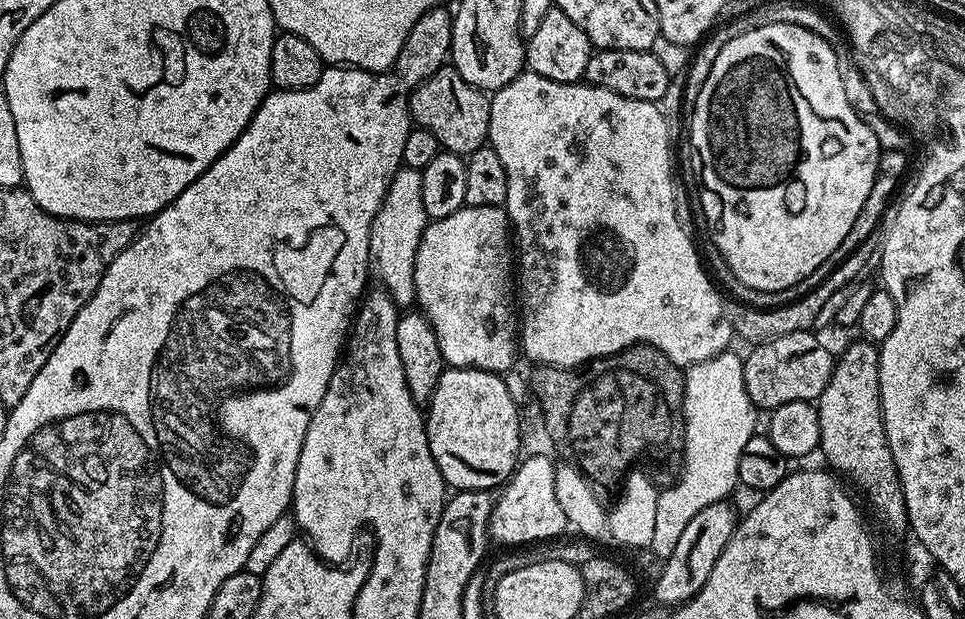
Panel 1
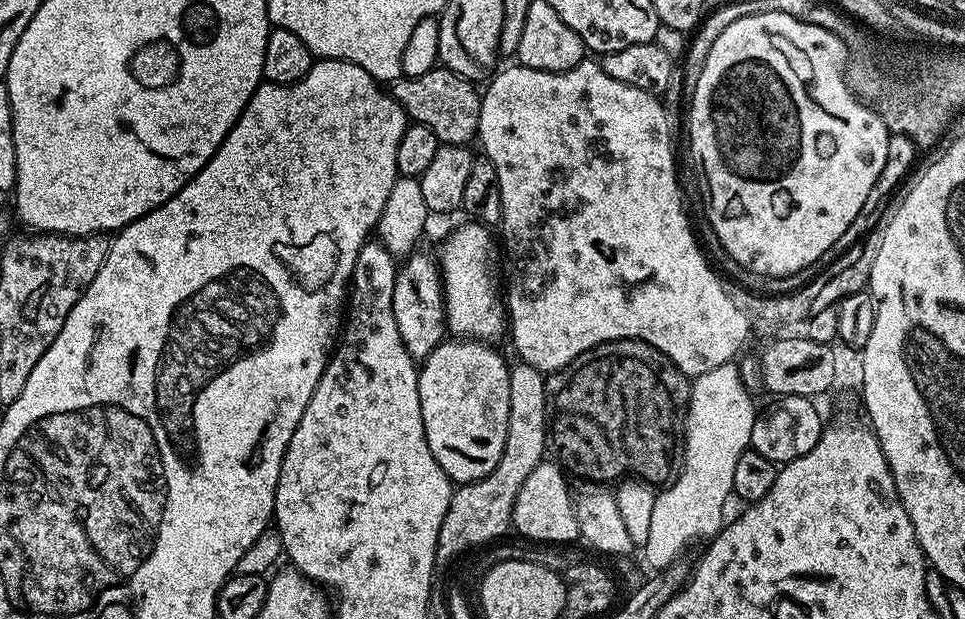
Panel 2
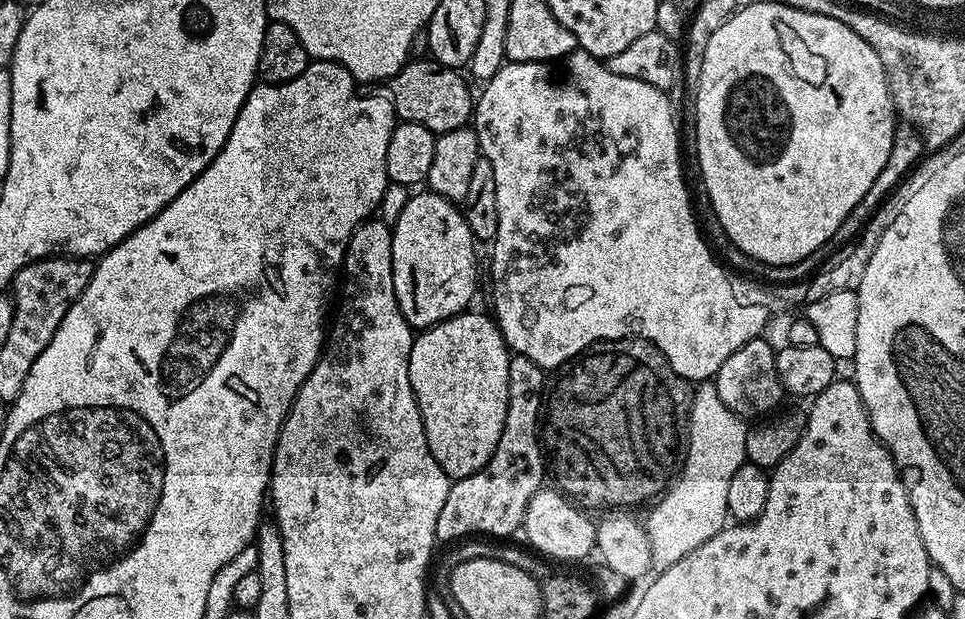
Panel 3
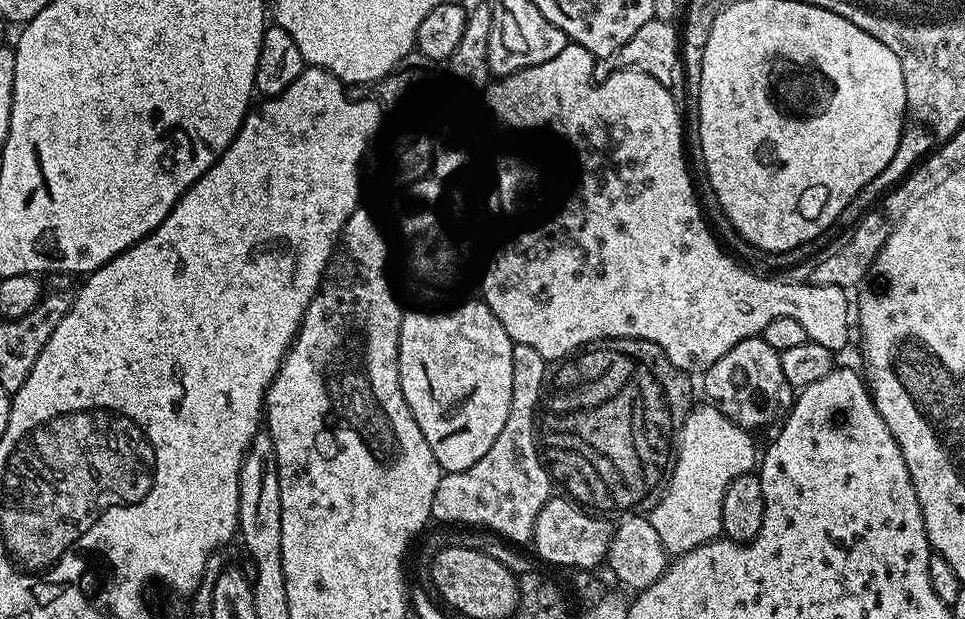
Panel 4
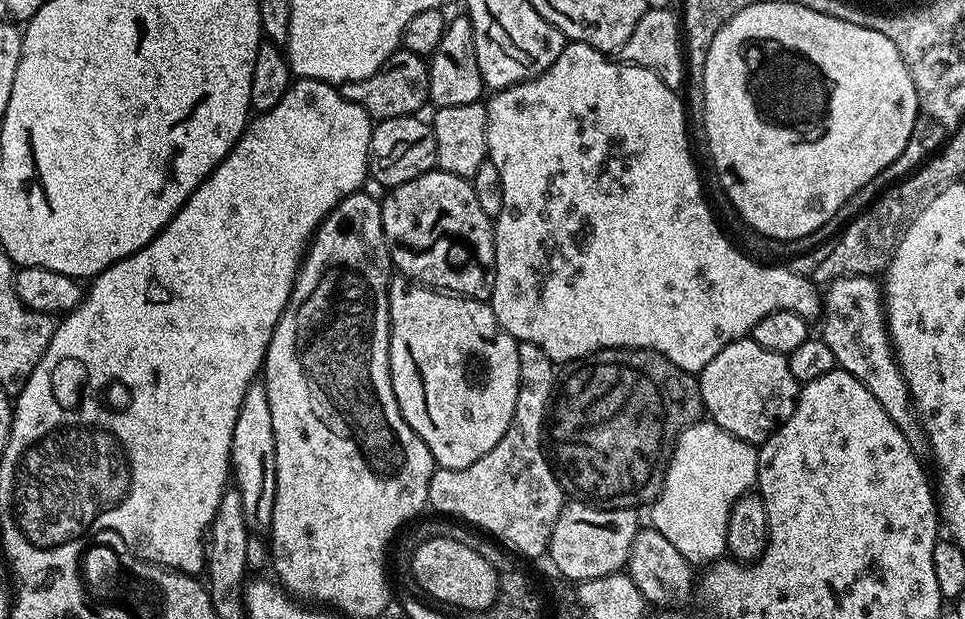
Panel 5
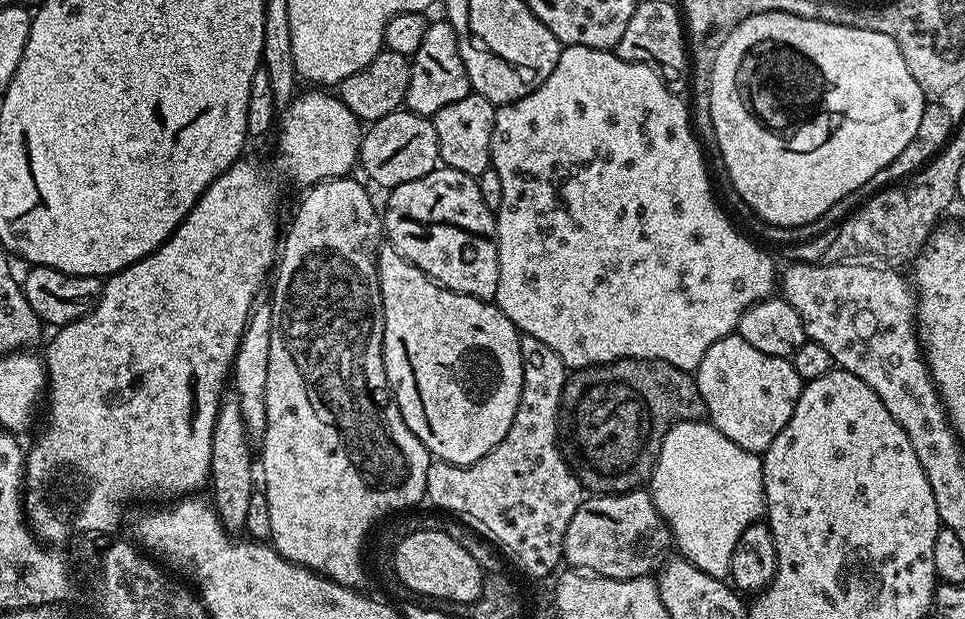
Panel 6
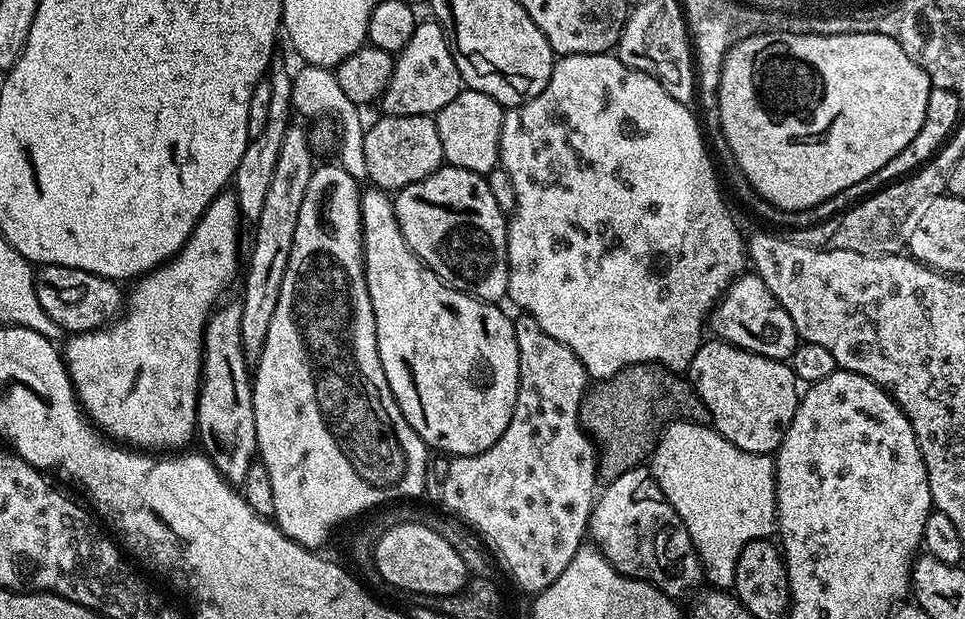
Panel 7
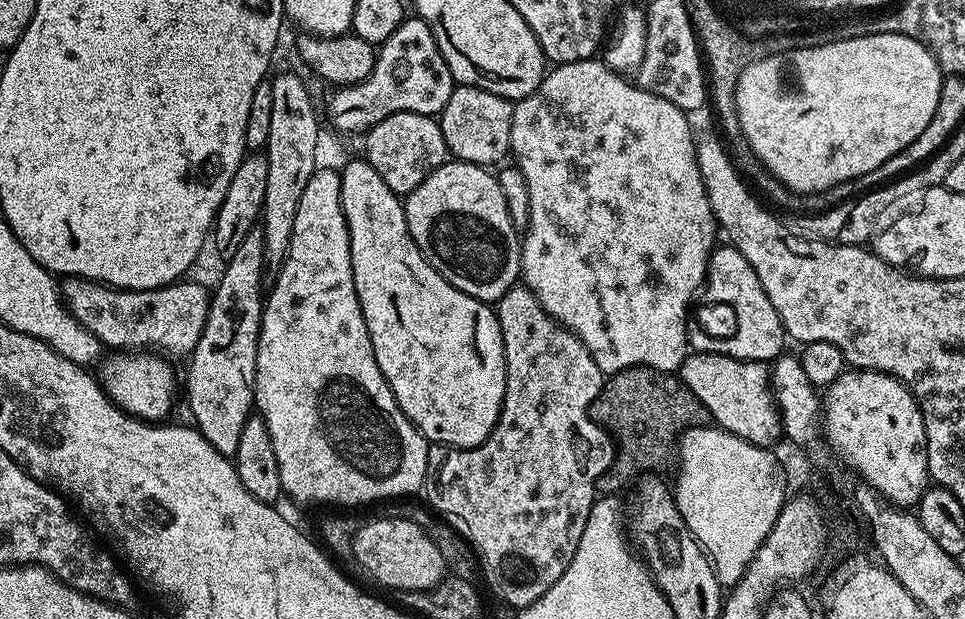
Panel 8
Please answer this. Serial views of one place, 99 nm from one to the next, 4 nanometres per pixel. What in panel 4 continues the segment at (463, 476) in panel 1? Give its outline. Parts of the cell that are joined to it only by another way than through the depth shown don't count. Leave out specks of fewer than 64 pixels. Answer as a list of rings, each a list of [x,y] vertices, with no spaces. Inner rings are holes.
[[[483,302],[460,304],[449,312],[405,311],[401,315],[398,374],[402,394],[414,422],[418,422],[418,430],[422,430],[422,438],[430,442],[430,450],[434,450],[434,458],[445,473],[461,472],[474,466],[474,462],[494,446],[494,438],[498,438],[502,426],[506,426],[514,375],[512,345],[512,339],[502,330],[502,322],[494,318]]]

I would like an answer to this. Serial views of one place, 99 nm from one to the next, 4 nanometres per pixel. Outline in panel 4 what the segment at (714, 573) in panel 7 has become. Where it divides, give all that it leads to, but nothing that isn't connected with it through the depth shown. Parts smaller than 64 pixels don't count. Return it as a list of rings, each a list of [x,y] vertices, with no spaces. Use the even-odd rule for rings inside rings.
[[[714,403],[693,407],[689,412],[683,435],[692,440],[681,439],[676,450],[676,468],[668,481],[670,499],[665,498],[658,505],[660,516],[651,517],[662,546],[673,557],[694,550],[698,546],[717,539],[721,535],[722,498],[740,473],[749,471],[748,451],[752,448],[752,436],[730,421]]]

